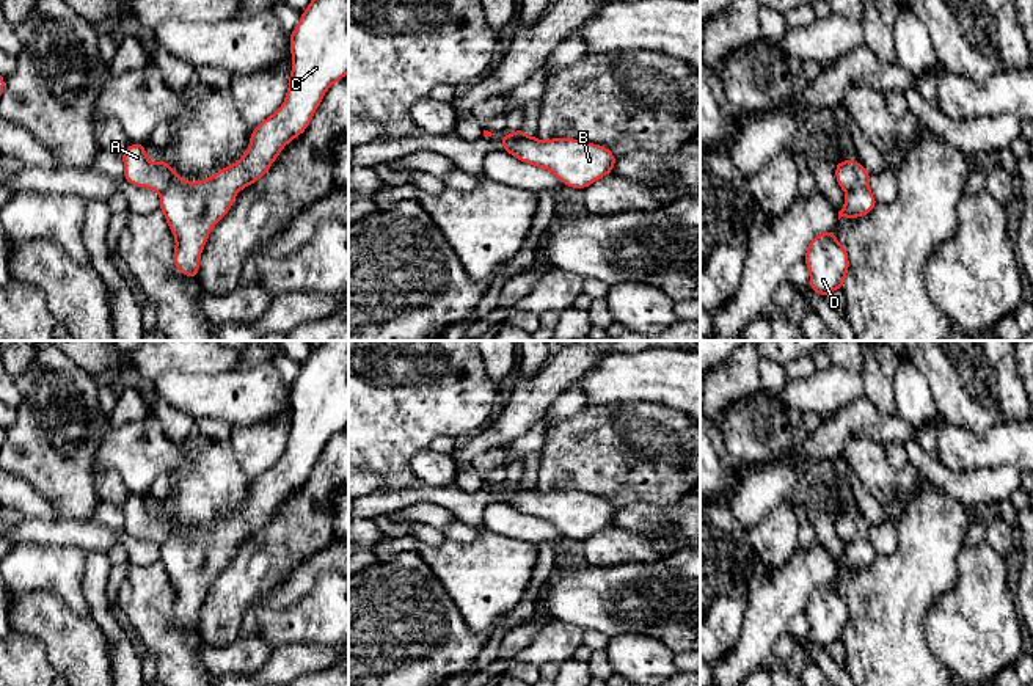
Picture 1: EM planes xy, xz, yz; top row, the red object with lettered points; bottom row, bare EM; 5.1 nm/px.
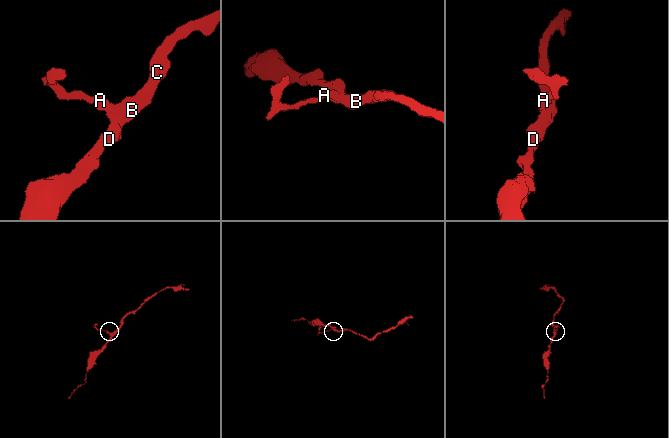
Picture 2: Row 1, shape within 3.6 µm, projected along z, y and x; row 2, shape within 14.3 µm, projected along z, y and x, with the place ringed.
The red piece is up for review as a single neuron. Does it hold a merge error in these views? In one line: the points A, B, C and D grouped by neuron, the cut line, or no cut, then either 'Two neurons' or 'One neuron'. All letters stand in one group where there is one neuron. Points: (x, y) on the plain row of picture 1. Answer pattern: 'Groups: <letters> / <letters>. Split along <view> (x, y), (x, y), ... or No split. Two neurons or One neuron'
Groups: A / B C D. Split along xy (165, 512), (162, 518), (170, 526), (170, 531), (159, 543). Two neurons

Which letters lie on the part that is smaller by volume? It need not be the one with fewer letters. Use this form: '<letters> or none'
A

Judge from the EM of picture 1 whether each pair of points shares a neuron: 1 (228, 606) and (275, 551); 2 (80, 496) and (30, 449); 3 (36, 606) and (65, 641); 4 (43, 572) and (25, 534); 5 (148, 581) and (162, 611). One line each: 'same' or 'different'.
1: same
2: same
3: same
4: different
5: same

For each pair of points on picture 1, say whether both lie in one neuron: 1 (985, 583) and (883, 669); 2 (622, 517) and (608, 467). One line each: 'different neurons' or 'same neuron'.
1: different neurons
2: different neurons

